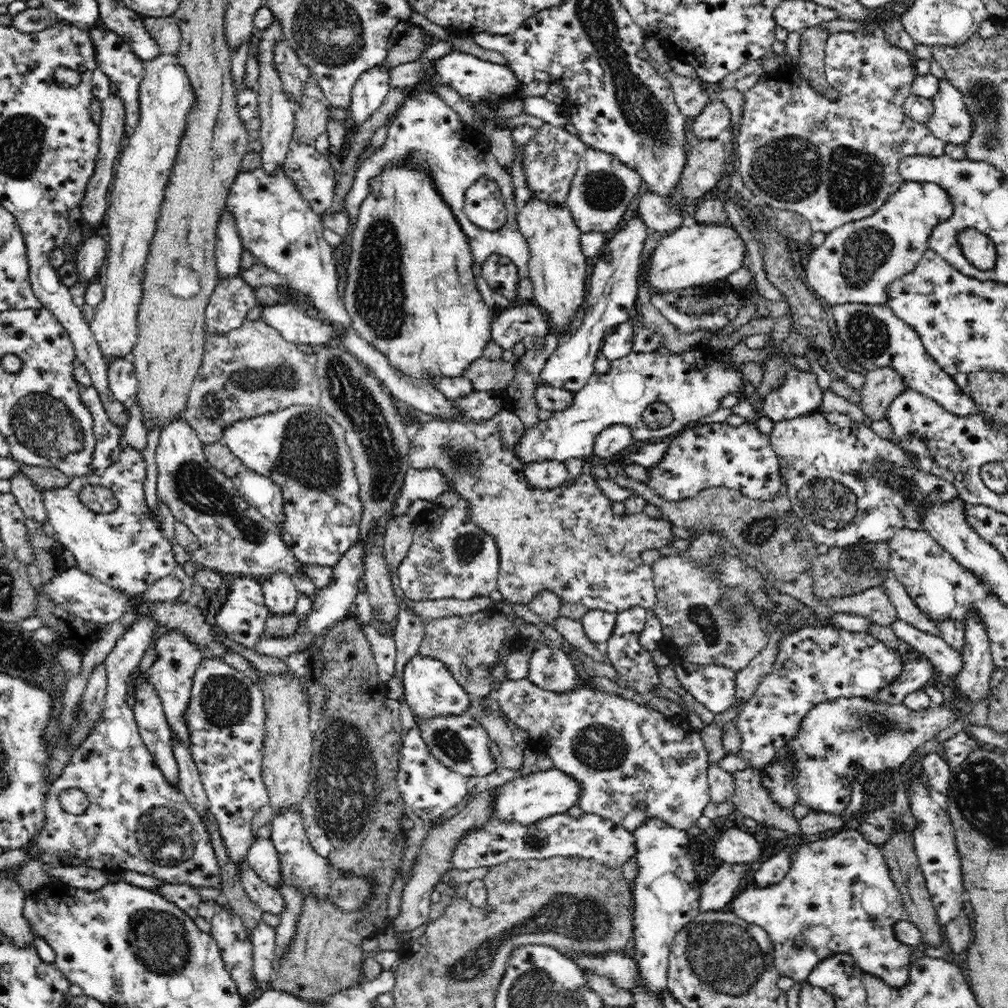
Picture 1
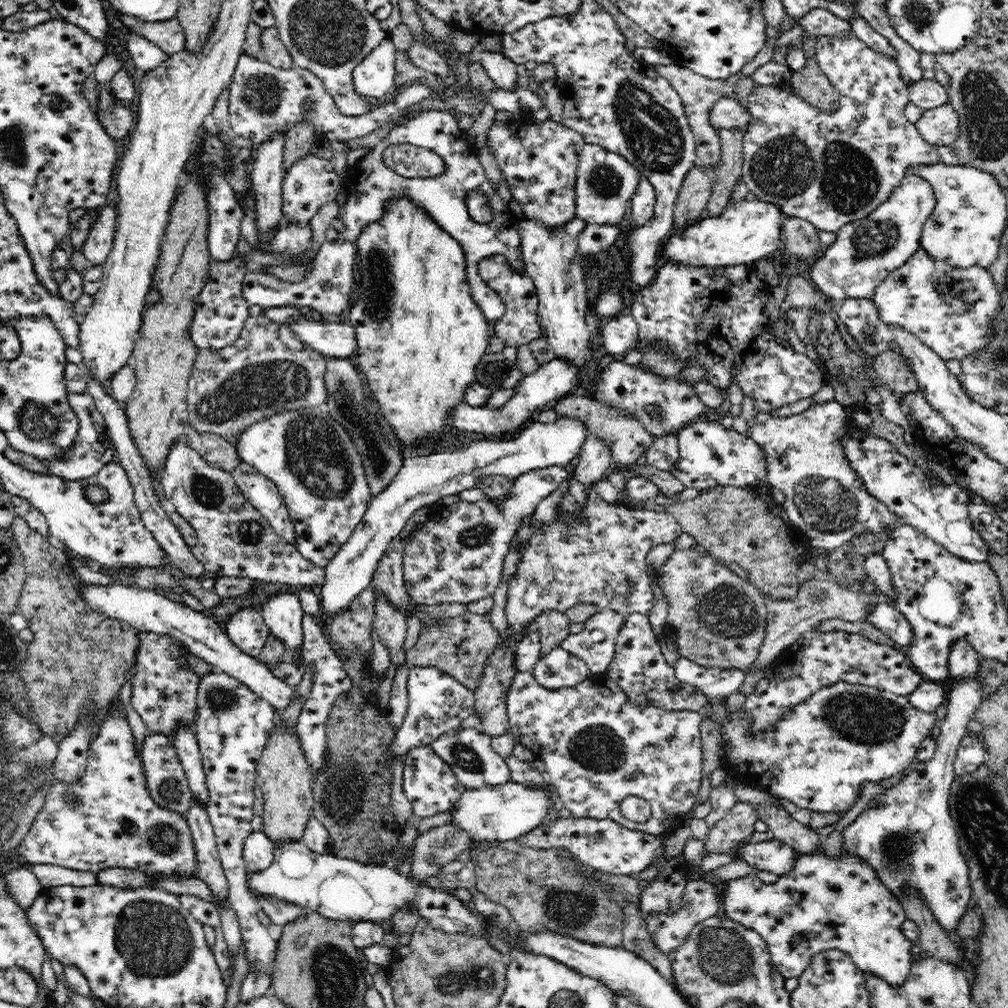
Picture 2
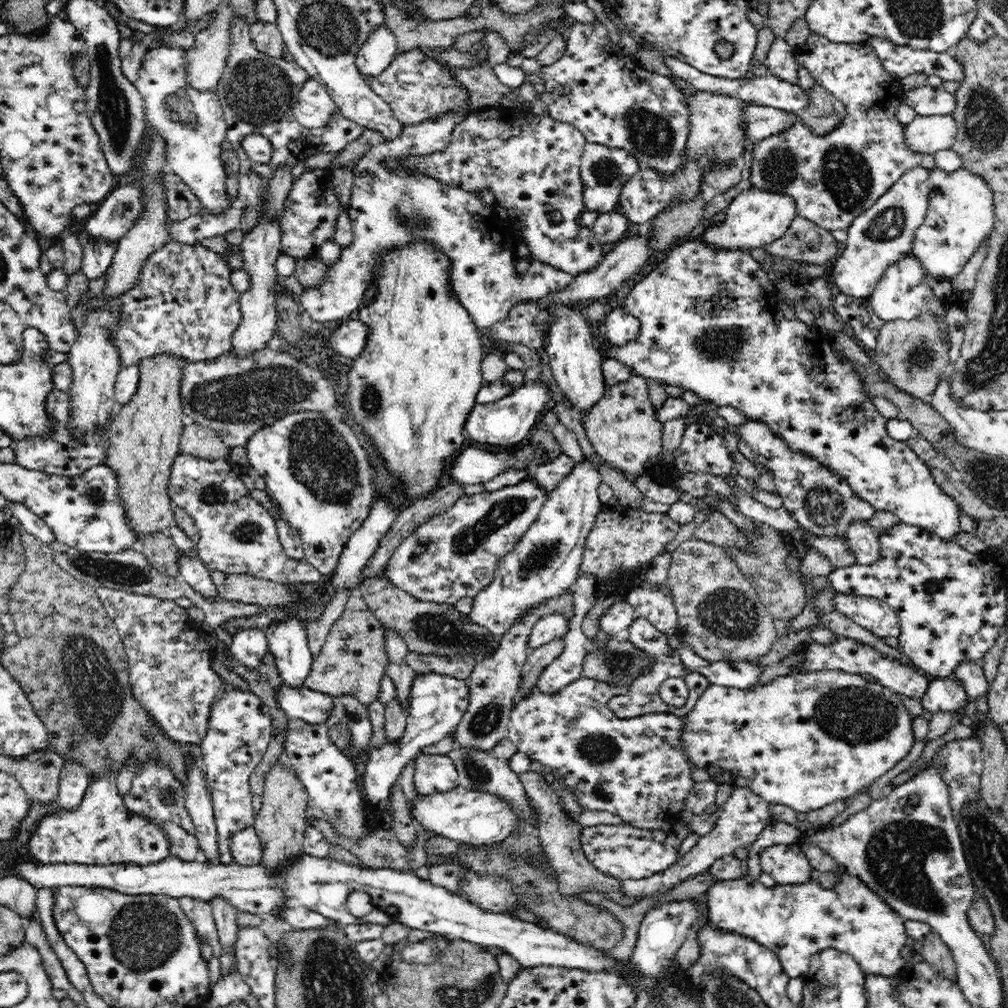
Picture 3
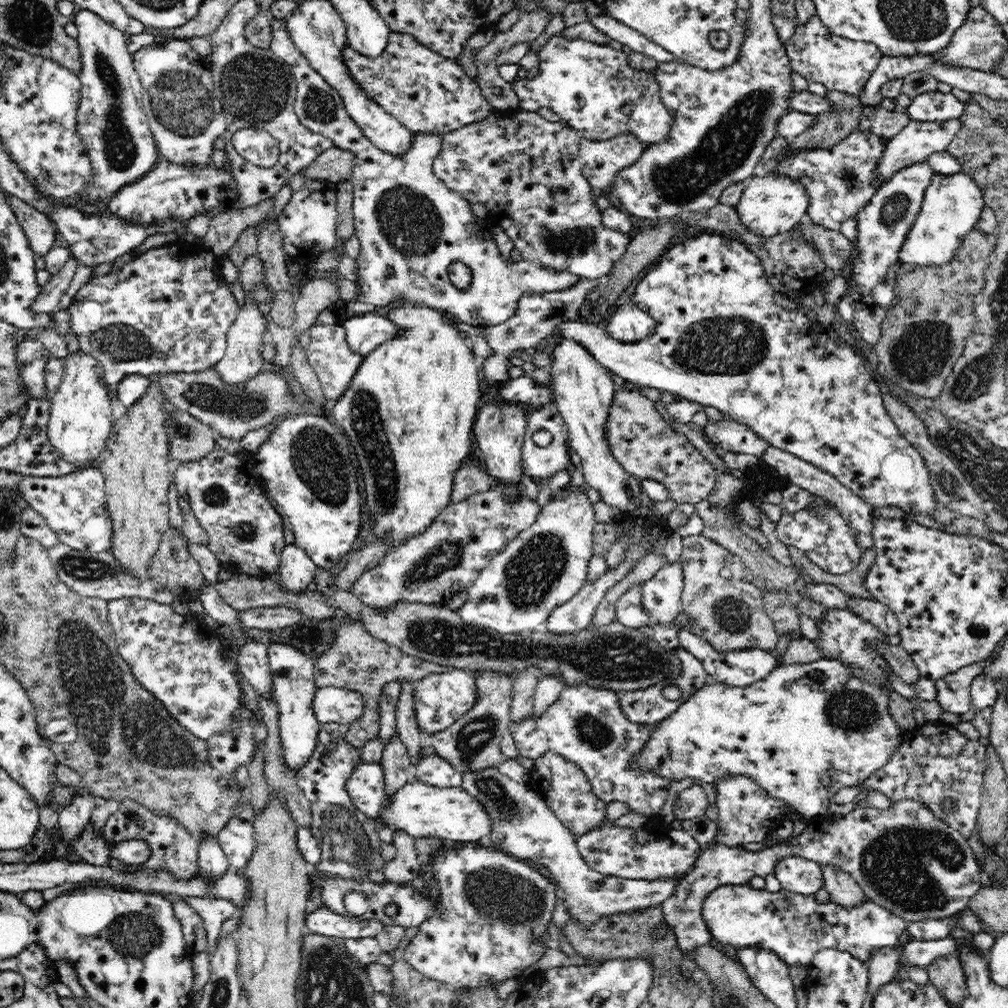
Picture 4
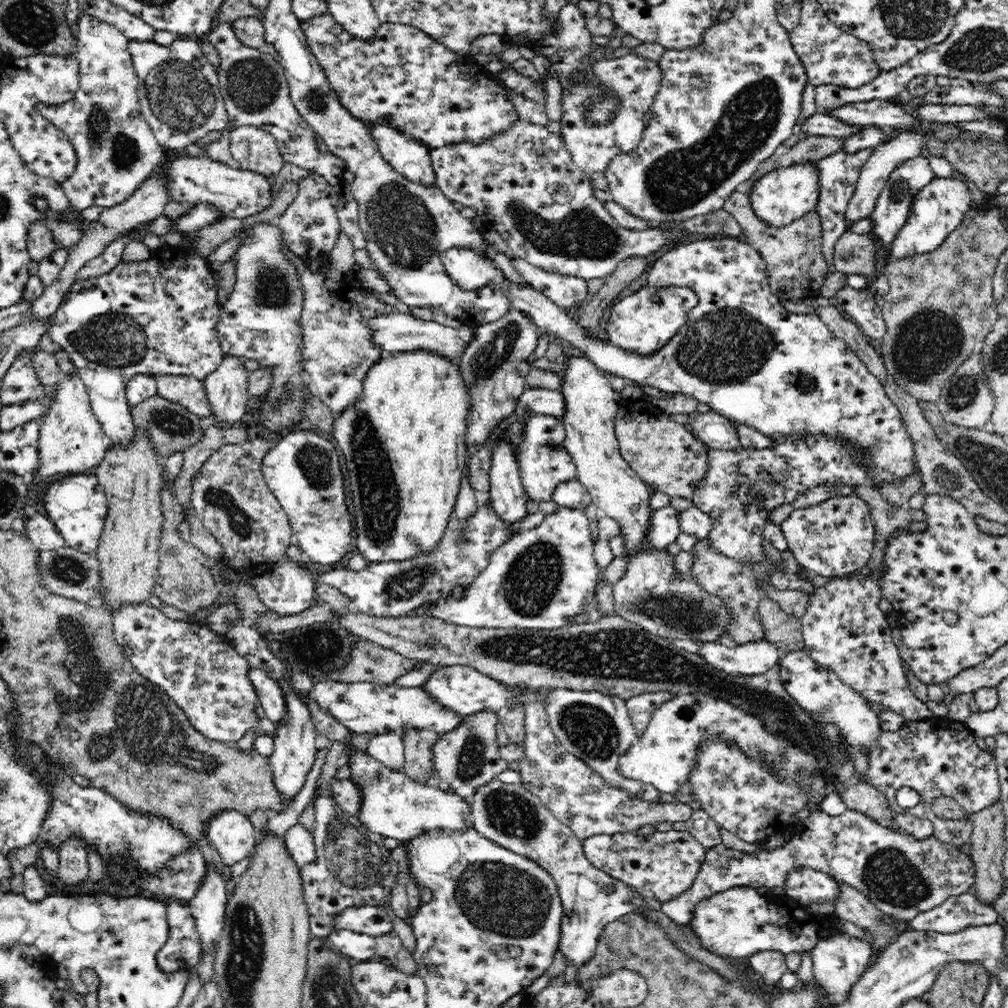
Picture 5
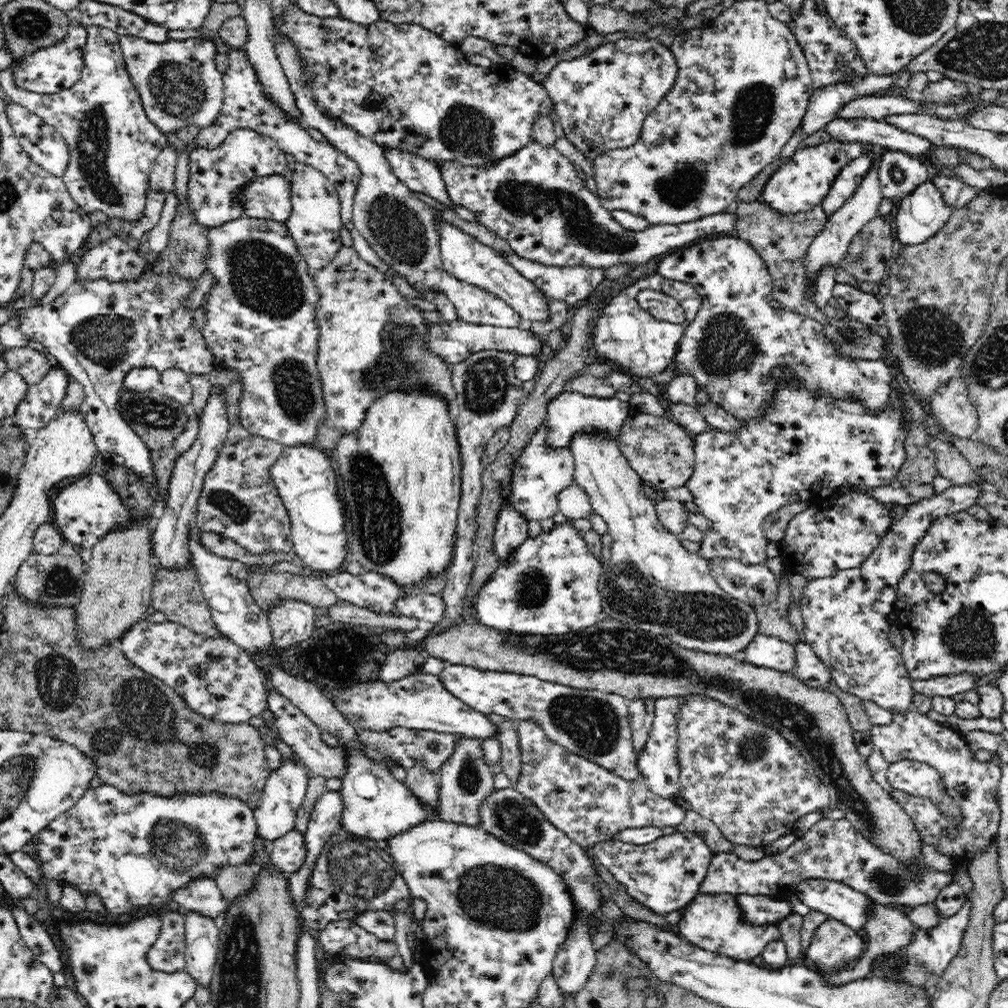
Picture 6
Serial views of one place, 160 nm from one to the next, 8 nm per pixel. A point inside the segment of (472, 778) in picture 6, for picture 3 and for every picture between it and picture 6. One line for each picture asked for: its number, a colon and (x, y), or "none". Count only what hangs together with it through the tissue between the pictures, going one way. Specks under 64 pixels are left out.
3: (493, 683)
4: (472, 744)
5: (464, 759)

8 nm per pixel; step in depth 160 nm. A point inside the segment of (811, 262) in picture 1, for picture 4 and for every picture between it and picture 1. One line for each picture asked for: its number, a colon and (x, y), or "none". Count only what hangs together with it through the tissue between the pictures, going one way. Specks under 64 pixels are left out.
2: (864, 252)
3: (882, 235)
4: (882, 225)

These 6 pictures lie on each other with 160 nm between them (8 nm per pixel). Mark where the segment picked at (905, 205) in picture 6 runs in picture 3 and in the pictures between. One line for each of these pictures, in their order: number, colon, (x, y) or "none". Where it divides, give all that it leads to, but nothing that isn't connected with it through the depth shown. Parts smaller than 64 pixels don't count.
3: (960, 216)
4: (952, 204)
5: (937, 210)

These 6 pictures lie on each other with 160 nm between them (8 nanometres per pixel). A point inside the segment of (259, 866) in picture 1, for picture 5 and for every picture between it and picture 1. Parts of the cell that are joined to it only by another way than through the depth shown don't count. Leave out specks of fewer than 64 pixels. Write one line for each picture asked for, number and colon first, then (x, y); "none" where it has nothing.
2: (258, 850)
3: (245, 845)
4: (236, 838)
5: (230, 832)

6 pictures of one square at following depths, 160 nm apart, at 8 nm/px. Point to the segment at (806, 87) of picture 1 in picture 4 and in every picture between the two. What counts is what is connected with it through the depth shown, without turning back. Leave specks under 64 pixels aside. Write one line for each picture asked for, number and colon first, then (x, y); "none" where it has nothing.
2: (830, 169)
3: (833, 178)
4: (840, 181)

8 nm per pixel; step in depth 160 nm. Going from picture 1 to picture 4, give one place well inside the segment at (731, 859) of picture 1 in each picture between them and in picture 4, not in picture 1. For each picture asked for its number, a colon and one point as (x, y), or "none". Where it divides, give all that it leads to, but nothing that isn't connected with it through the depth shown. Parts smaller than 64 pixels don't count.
2: (775, 856)
3: (786, 863)
4: (797, 875)

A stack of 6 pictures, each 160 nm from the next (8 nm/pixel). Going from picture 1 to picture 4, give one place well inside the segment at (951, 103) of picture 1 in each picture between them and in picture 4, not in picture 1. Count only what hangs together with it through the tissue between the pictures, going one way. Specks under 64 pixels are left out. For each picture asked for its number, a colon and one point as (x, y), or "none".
2: (939, 126)
3: (924, 135)
4: (914, 143)

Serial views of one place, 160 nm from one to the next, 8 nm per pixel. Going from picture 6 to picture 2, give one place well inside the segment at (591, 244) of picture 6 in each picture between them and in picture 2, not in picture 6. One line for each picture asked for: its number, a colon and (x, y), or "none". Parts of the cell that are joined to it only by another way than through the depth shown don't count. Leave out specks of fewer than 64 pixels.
2: (538, 160)
3: (534, 168)
4: (525, 169)
5: (524, 184)

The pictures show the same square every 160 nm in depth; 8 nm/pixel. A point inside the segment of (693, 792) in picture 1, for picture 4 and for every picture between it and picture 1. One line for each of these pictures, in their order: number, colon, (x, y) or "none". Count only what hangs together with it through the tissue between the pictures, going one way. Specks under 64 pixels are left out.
2: (598, 748)
3: (635, 767)
4: (586, 725)

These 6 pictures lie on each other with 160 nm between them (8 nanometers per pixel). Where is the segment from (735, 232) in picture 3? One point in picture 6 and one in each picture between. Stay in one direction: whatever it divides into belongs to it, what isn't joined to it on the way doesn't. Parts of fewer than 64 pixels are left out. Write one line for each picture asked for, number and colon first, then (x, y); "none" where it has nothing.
4: (773, 204)
5: (780, 197)
6: (801, 182)

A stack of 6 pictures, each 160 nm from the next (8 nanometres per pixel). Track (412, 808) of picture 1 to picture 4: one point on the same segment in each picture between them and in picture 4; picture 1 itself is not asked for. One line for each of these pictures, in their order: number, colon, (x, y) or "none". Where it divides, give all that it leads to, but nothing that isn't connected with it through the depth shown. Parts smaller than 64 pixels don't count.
2: (431, 786)
3: (433, 773)
4: (432, 770)

